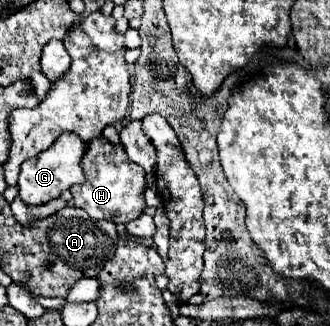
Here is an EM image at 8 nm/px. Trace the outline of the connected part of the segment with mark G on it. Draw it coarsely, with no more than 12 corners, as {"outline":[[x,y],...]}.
{"outline":[[62,133],[52,149],[24,161],[26,205],[44,205],[84,183],[84,147]]}

